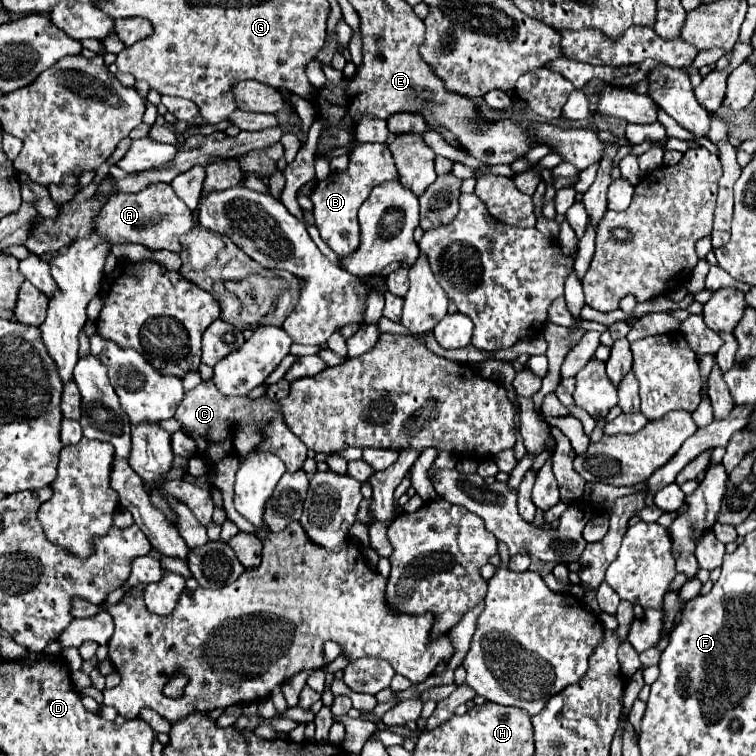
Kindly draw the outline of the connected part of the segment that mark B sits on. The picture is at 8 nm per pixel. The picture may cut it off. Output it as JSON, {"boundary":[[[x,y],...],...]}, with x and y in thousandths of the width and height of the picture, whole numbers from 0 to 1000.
{"boundary":[[[478,189],[462,200],[462,221],[451,229],[438,229],[433,237],[422,239],[411,253],[417,300],[425,316],[440,329],[451,343],[467,337],[475,329],[475,292],[472,276],[488,261],[491,250],[507,239],[522,237],[525,224],[512,192],[507,189]]]}

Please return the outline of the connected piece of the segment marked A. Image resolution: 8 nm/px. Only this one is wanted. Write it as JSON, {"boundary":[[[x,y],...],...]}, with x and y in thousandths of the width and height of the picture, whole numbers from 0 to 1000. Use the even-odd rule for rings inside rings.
{"boundary":[[[208,242],[179,258],[147,258],[144,269],[134,276],[134,284],[128,284],[123,298],[128,300],[128,306],[142,311],[147,321],[181,321],[200,332],[221,329],[237,335],[237,313],[250,308],[261,295],[255,290],[255,282],[231,258],[231,253],[218,242]]]}

